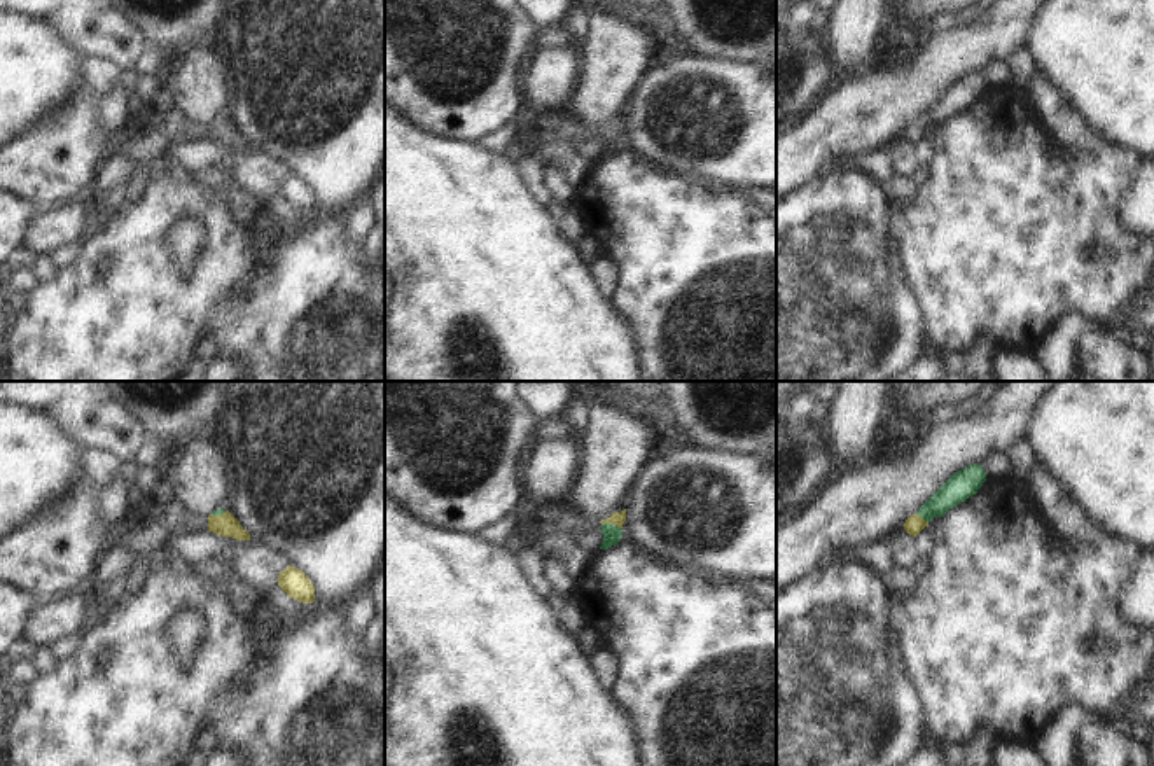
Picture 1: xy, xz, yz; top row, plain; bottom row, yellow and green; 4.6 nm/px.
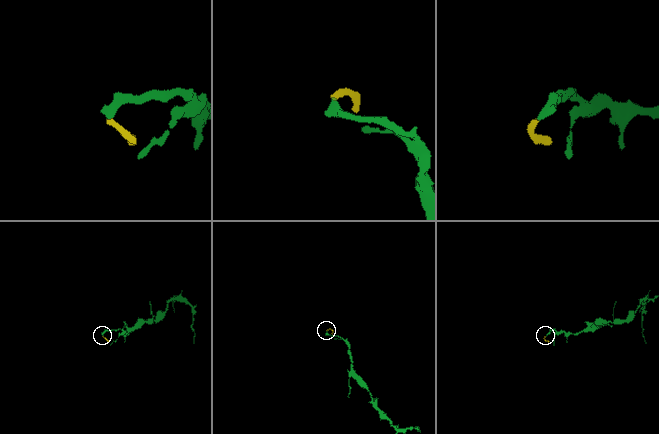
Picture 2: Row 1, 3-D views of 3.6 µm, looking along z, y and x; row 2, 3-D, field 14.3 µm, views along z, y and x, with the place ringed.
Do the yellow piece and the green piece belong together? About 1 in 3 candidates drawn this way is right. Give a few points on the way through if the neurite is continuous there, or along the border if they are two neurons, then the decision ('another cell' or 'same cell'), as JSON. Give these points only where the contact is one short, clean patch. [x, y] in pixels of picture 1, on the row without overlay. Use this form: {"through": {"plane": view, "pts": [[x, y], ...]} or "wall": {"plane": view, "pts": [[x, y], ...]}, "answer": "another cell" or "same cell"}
{"through": {"plane": "xz", "pts": [[618, 126], [612, 132], [611, 140]]}, "answer": "same cell"}

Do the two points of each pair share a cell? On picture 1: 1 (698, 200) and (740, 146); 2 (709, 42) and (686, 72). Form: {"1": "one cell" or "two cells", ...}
{"1": "two cells", "2": "two cells"}

